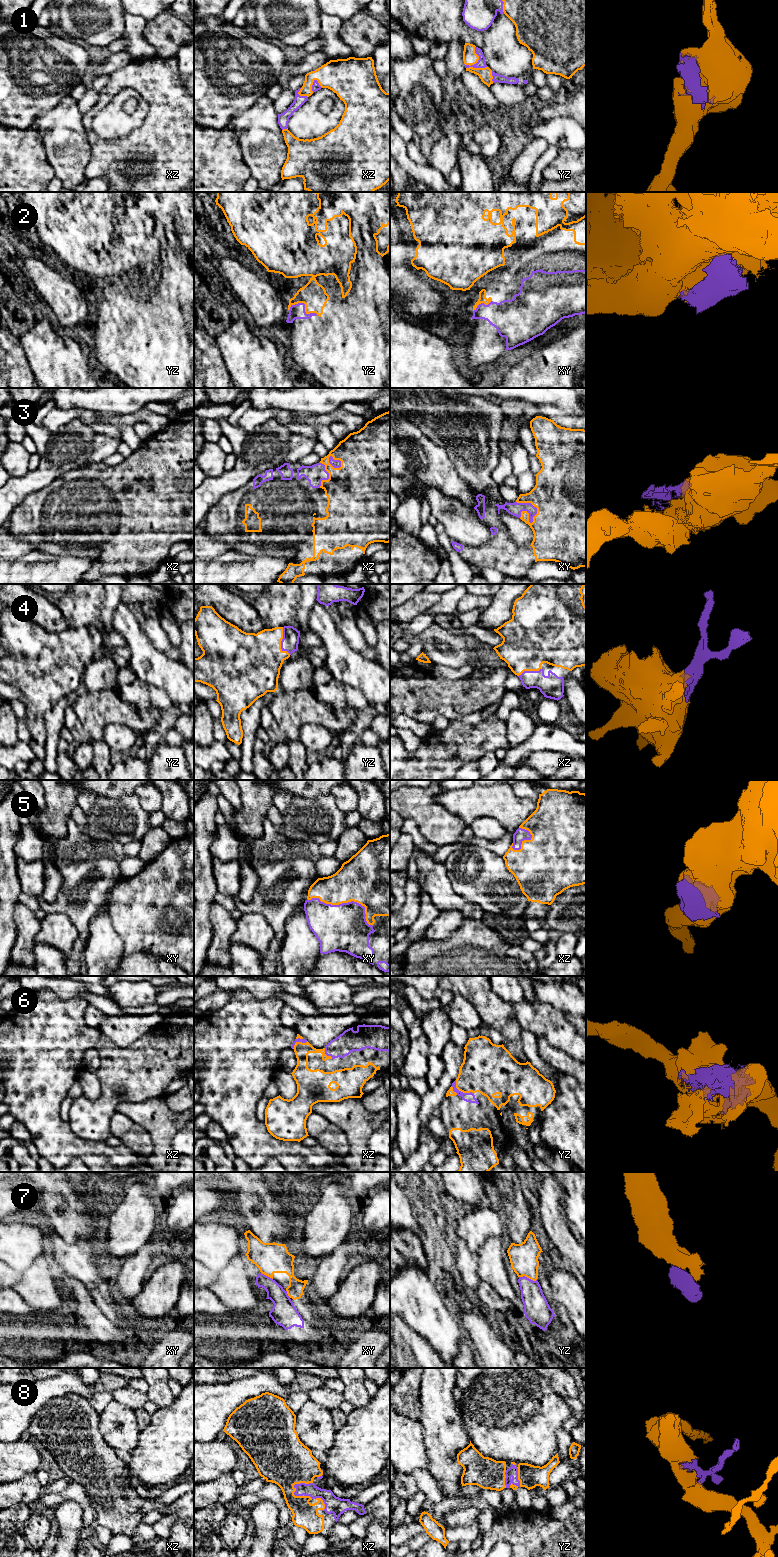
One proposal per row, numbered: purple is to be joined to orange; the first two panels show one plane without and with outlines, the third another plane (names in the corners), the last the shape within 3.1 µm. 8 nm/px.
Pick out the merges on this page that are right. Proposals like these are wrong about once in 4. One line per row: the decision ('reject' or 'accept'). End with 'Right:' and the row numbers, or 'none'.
1: accept
2: reject
3: accept
4: accept
5: accept
6: accept
7: reject
8: accept
Right: 1, 3, 4, 5, 6, 8

